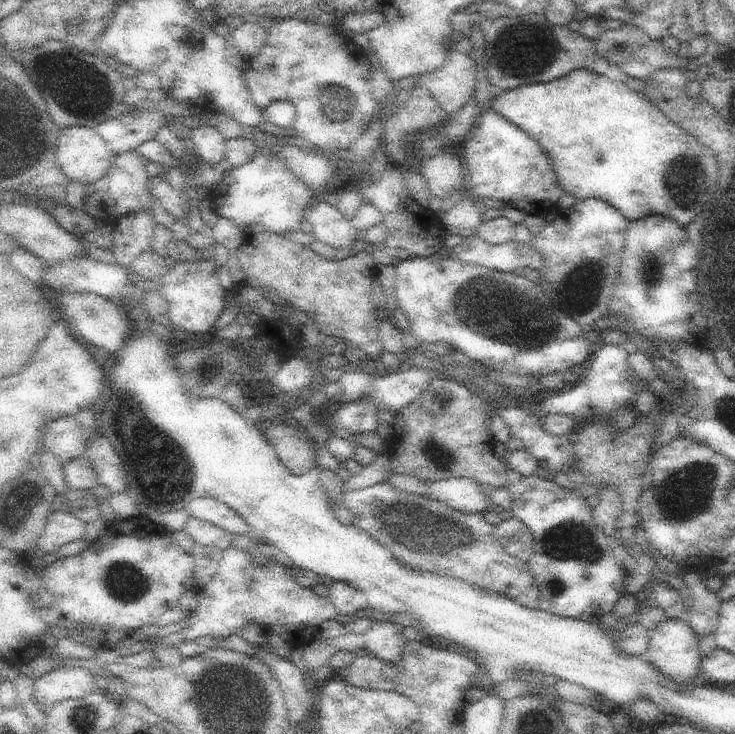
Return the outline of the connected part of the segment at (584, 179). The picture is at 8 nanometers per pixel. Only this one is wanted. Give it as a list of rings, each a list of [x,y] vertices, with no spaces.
[[[573,70],[549,83],[522,85],[501,92],[493,100],[491,110],[540,143],[552,161],[564,192],[577,200],[588,197],[602,199],[620,210],[629,221],[662,214],[687,227],[702,212],[704,204],[716,190],[719,172],[716,155],[693,134],[669,119],[643,92],[628,87],[624,79],[613,81],[591,70]]]

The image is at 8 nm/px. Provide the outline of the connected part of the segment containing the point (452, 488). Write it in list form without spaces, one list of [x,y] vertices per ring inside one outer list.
[[[454,477],[443,481],[426,482],[427,497],[438,499],[449,507],[465,513],[484,513],[492,509],[491,499],[484,494],[480,485],[466,477]]]

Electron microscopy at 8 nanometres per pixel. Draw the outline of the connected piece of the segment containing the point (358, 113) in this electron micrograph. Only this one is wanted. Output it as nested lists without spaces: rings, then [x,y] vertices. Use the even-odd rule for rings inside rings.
[[[293,17],[280,21],[268,31],[260,54],[245,62],[244,76],[250,94],[256,106],[263,110],[259,130],[322,149],[338,162],[338,152],[352,149],[354,142],[366,132],[370,122],[377,118],[376,115],[384,106],[377,101],[371,89],[371,60],[371,56],[350,36],[342,34],[339,25],[324,25],[318,20],[310,23]],[[285,100],[295,105],[294,122],[290,128],[276,126],[266,112],[272,102]]]

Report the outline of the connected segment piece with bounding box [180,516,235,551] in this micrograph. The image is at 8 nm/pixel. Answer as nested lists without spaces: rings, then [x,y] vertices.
[[[192,516],[187,520],[180,536],[191,536],[195,543],[212,545],[221,551],[230,547],[230,543],[235,539],[235,536],[215,524]]]

